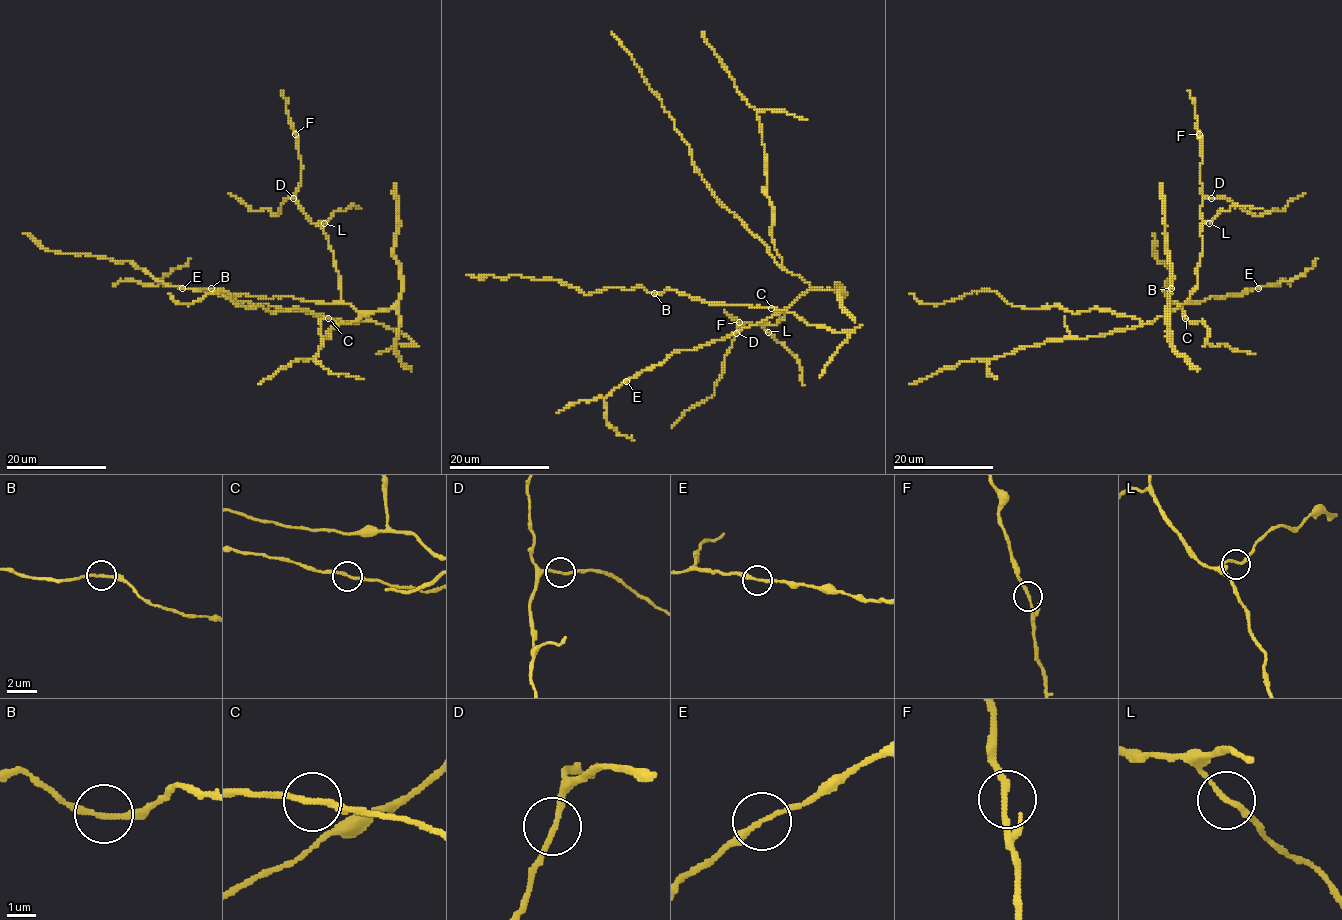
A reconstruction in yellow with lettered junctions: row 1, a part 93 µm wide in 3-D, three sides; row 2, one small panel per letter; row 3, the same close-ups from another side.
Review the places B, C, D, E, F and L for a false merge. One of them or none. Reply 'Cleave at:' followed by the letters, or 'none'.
Cleave at: none

